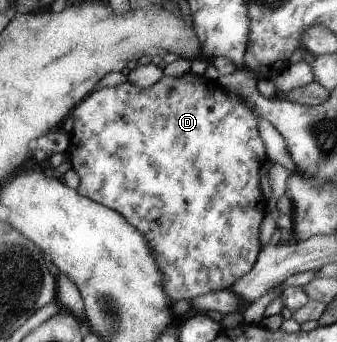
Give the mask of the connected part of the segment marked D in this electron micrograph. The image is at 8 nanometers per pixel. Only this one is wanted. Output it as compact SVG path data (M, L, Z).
M185 73L179 79L163 75L157 83L147 88L139 88L126 82L116 87L105 87L93 91L70 116L74 127L70 136L70 149L67 149L71 168L79 175L80 185L76 191L80 195L123 215L145 237L155 254L156 263L164 273L164 288L173 302L190 301L193 297L209 294L209 291L220 291L231 288L241 278L244 278L256 266L263 246L259 243L259 225L268 210L268 201L259 187L259 175L268 164L267 145L260 132L260 120L249 105L239 96L228 92L217 80L212 81L205 76Z

